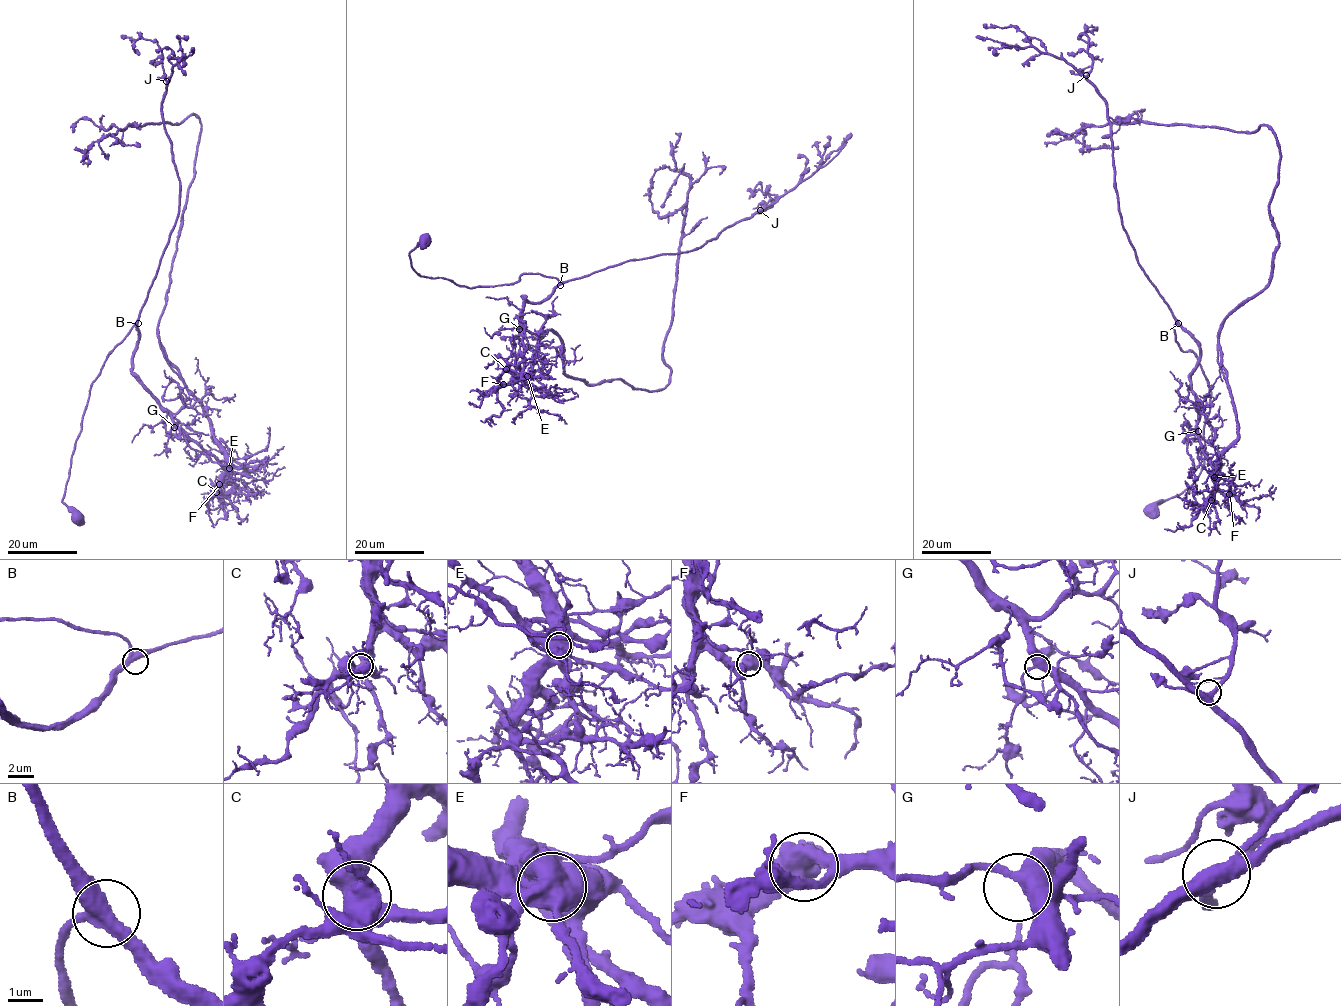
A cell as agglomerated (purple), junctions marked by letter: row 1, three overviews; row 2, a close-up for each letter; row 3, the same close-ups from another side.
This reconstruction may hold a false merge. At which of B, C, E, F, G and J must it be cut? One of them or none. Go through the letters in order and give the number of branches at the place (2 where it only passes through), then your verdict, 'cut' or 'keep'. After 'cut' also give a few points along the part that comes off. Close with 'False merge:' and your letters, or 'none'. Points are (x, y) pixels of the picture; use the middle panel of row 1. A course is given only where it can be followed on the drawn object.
B: branches 3; keep
C: branches 3; keep
E: branches 3; cut; course (527, 376), (552, 329), (565, 374), (665, 388), (689, 188), (684, 165), (661, 208)
F: branches 3; keep
G: branches 3; keep
J: branches 3; keep
False merge: E

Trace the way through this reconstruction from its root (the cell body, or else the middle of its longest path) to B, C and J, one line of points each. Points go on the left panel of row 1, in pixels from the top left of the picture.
B: (77, 516), (68, 512), (62, 500), (91, 383), (109, 353), (138, 323)
C: (77, 516), (62, 500), (91, 383), (134, 324), (139, 331), (134, 377), (173, 424), (225, 469), (216, 492)
J: (77, 516), (62, 500), (91, 383), (109, 353), (136, 323), (177, 215), (179, 177), (162, 115), (166, 81)

